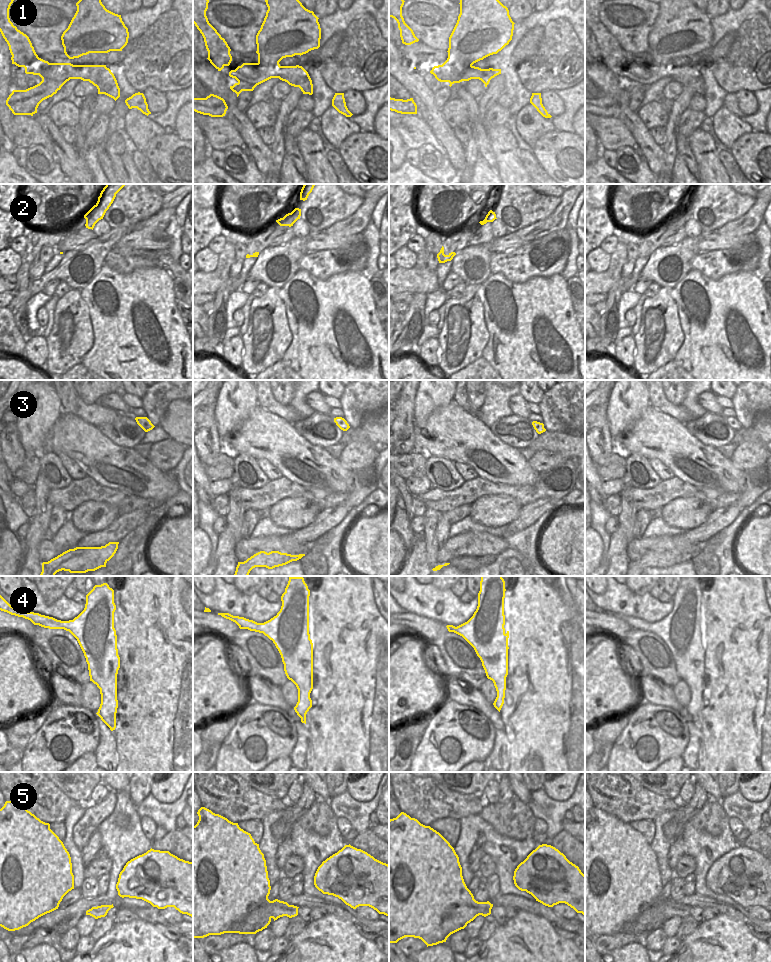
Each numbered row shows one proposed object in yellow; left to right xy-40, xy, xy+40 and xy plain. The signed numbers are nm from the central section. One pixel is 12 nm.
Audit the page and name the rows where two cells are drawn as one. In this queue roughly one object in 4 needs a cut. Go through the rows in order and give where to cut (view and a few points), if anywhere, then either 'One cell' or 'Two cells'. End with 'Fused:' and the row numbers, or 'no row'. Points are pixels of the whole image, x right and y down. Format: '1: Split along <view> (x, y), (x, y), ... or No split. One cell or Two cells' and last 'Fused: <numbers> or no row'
1: Split along xy+40 (471, 65), (454, 80), (446, 81). Two cells
2: No split. One cell
3: No split. One cell
4: No split. One cell
5: No split. One cell
Fused: 1.

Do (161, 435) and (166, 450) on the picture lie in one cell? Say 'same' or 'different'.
different

